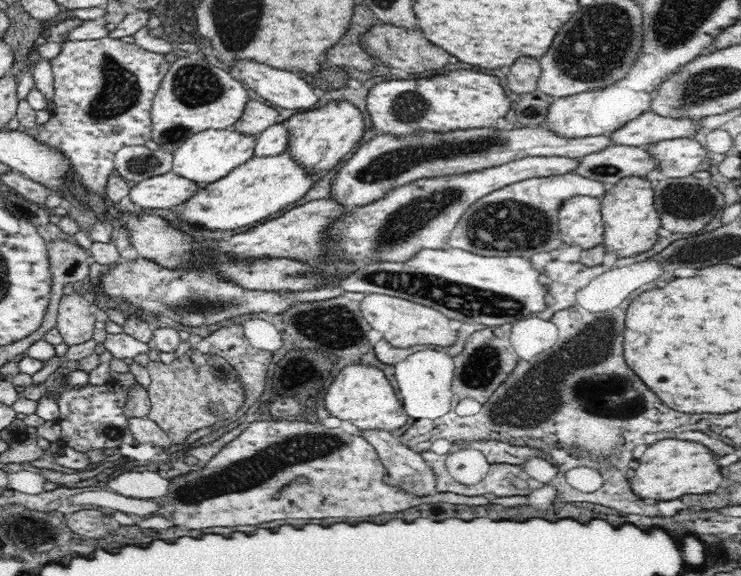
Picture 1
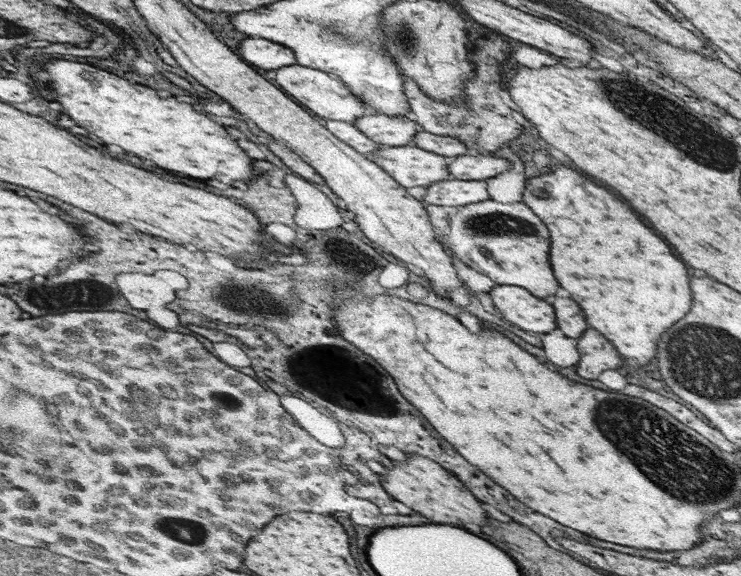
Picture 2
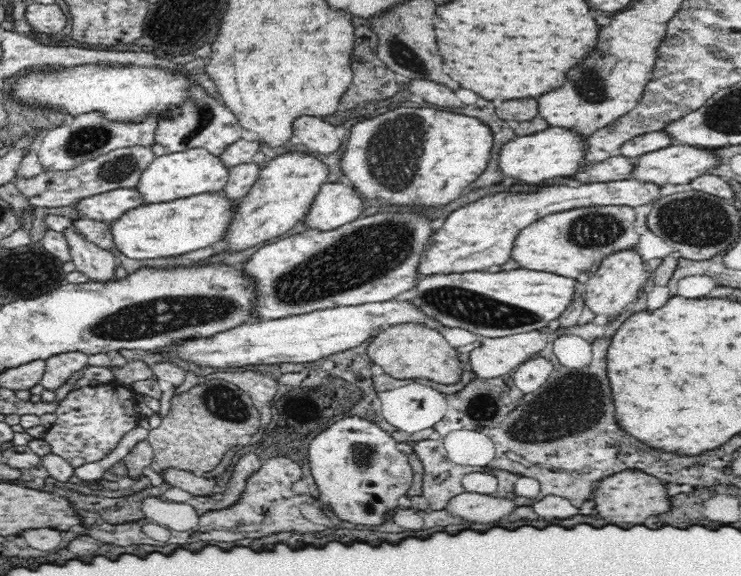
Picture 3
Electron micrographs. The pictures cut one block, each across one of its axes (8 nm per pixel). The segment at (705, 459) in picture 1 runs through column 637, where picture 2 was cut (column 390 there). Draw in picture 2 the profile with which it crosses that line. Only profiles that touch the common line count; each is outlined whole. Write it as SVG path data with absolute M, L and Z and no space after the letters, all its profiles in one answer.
M406 453L406 457L407 460L404 462L383 461L386 473L380 474L380 478L388 494L392 494L398 502L404 502L412 510L420 512L422 516L426 518L432 516L432 520L440 524L458 526L456 522L462 522L462 524L478 524L479 527L486 526L489 515L482 508L481 501L462 484L456 475L419 454Z

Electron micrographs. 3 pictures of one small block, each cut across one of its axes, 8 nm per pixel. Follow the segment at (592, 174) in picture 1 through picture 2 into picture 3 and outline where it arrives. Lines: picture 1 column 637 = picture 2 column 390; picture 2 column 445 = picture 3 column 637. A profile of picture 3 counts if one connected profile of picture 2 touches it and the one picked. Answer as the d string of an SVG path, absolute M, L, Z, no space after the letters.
M673 144L668 148L660 148L656 152L640 155L633 160L632 176L644 183L652 183L663 187L666 184L679 185L692 182L697 176L708 173L709 168L720 164L720 158L714 150L698 149L692 146Z

